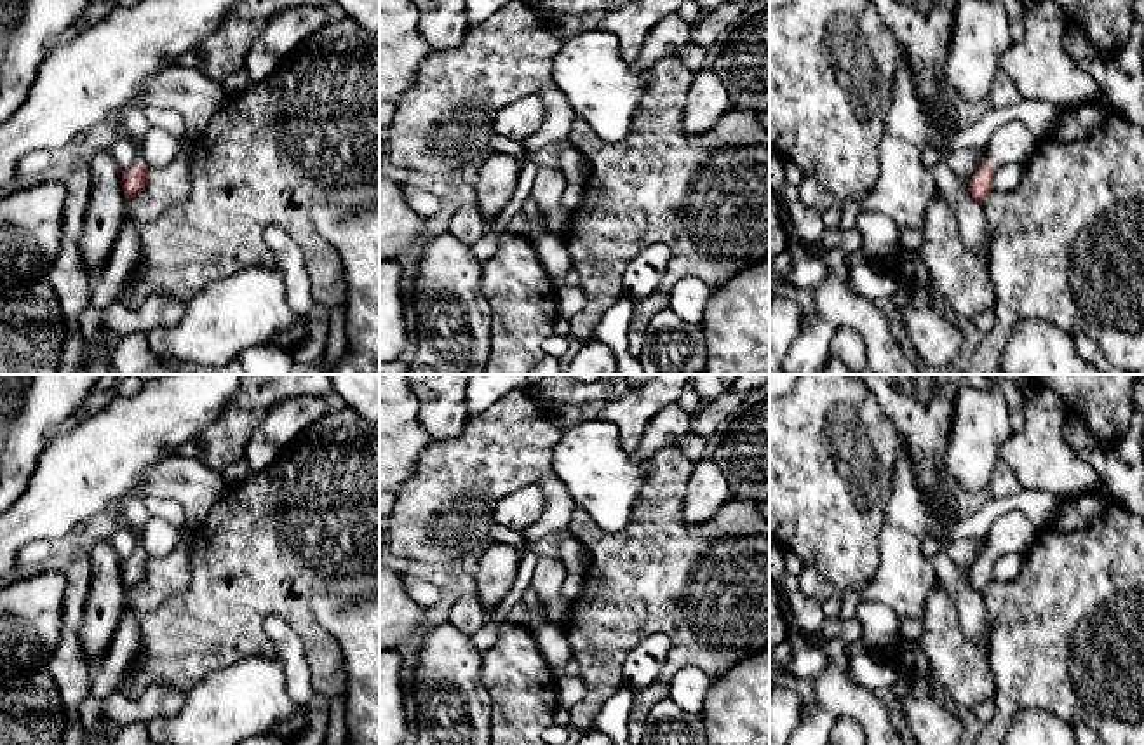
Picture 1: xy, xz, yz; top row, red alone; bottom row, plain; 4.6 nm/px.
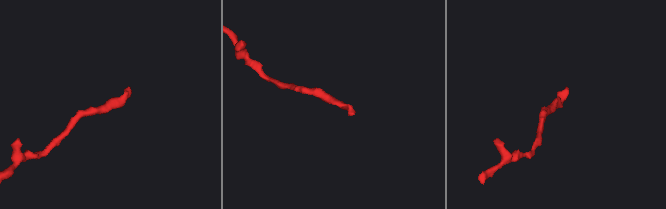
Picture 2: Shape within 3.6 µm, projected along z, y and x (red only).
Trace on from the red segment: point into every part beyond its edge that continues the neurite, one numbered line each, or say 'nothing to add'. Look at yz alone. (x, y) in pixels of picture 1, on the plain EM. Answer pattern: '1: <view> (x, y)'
1: yz (1012, 533)

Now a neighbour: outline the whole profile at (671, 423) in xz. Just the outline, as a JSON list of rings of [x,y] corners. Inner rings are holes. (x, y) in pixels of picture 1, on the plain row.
[[[676,402],[663,407],[646,426],[636,456],[649,460],[665,447],[677,446],[679,439],[690,432],[691,414]]]

